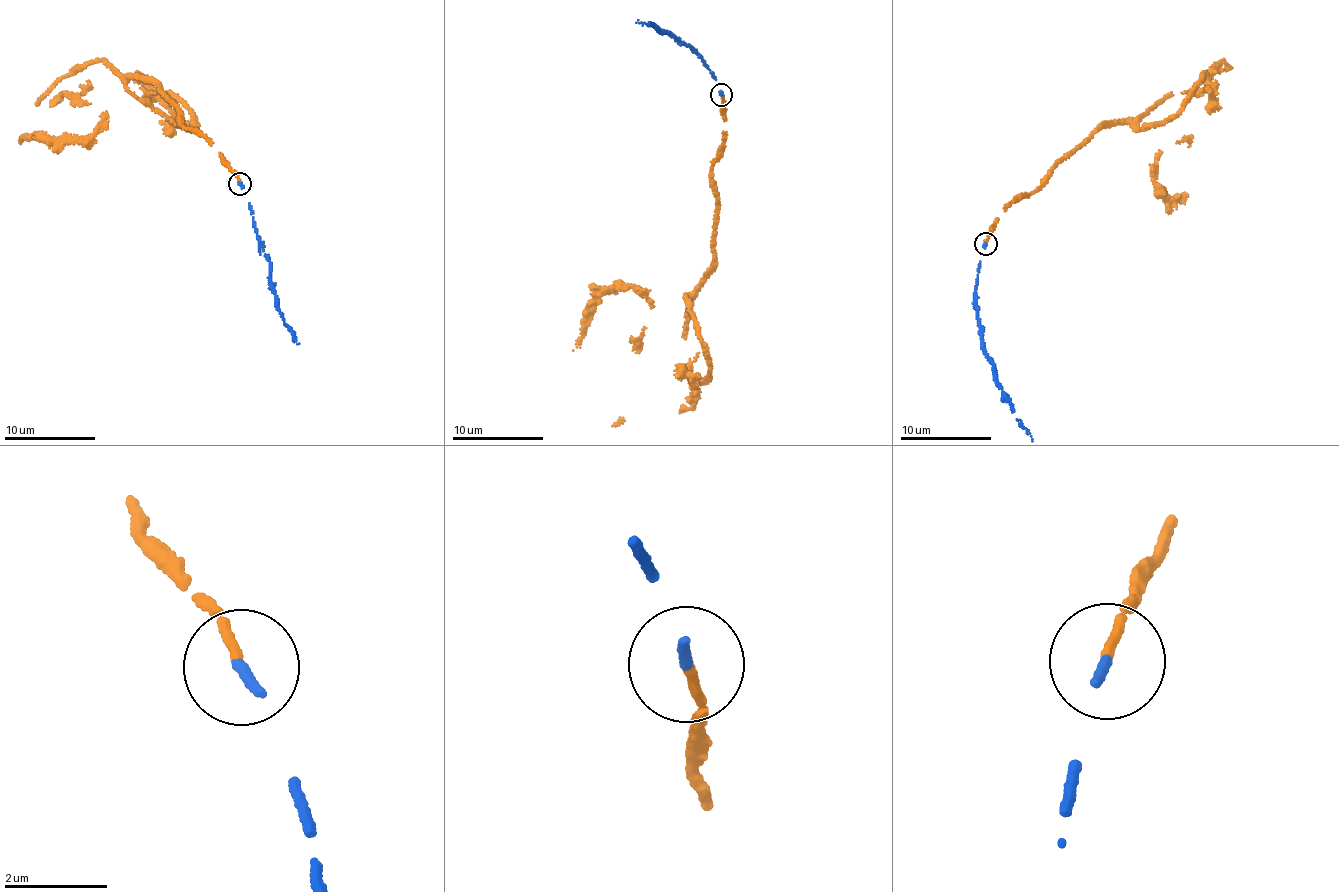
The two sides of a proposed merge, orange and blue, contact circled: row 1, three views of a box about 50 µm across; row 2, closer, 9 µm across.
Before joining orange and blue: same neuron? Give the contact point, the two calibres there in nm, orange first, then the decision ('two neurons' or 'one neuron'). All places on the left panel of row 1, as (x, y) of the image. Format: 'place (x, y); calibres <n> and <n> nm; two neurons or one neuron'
place (240, 183); calibres 170 and 190 nm; one neuron

